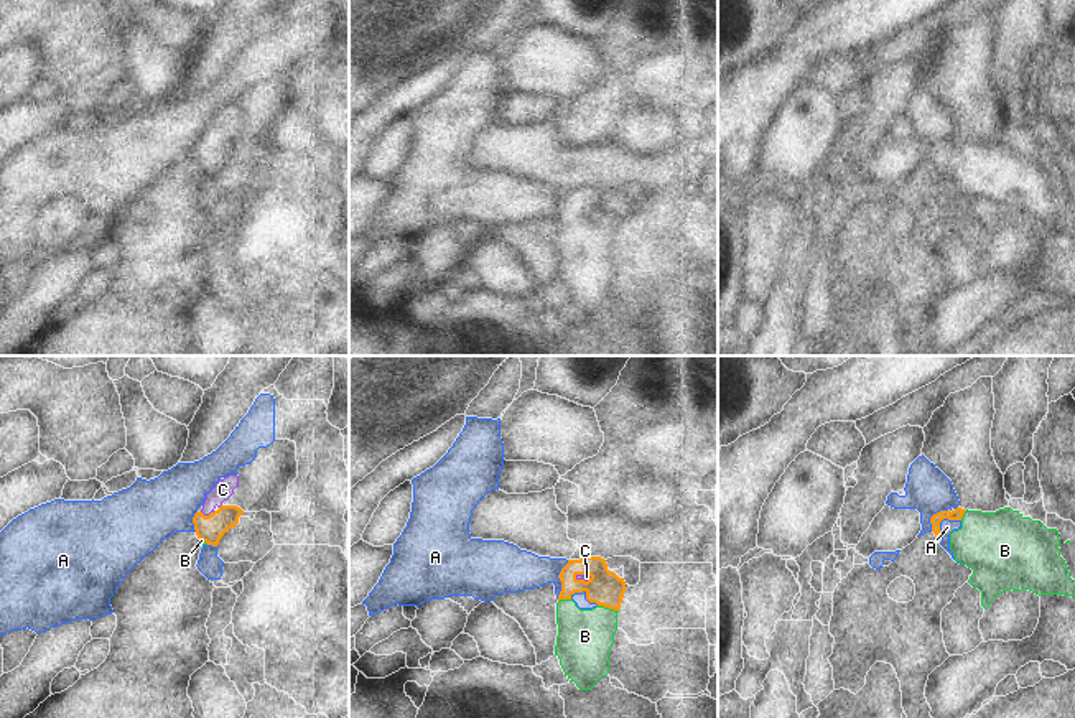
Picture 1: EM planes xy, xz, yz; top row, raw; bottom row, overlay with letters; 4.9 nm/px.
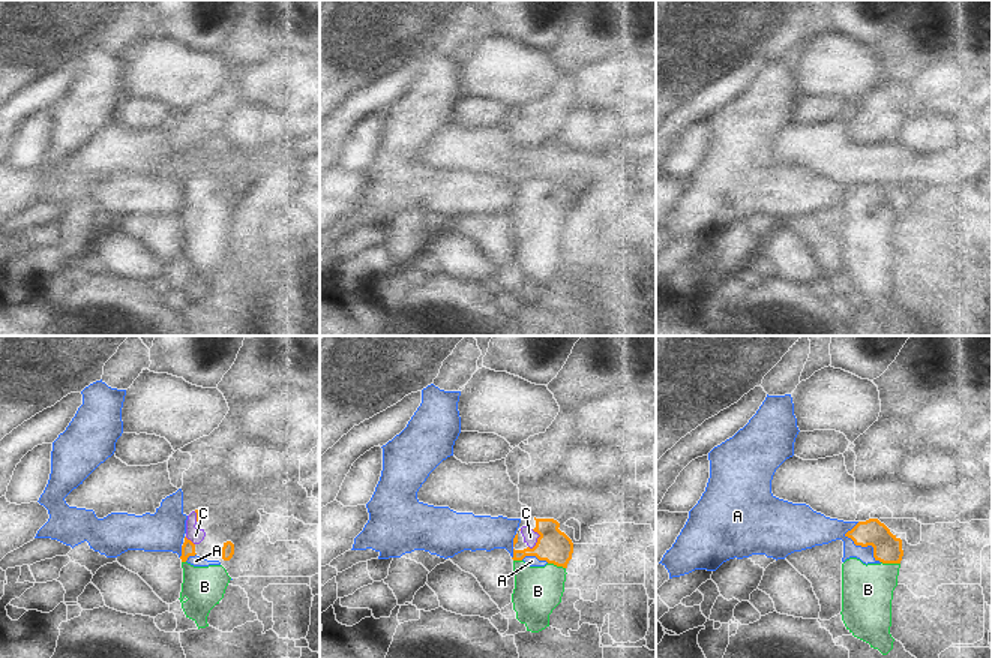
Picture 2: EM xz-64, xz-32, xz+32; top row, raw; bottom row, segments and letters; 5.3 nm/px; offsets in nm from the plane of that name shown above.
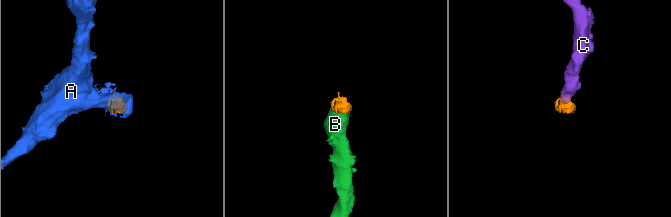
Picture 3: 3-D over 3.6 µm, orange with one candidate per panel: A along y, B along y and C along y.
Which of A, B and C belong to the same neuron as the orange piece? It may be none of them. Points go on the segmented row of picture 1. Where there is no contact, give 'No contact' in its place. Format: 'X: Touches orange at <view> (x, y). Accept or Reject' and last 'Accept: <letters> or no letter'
A: Touches orange at yz (940, 521). Reject
B: Touches orange at xz (608, 606). Accept
C: Touches orange at xy (209, 514). Accept
Accept: B, C

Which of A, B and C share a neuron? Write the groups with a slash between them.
A / B C

